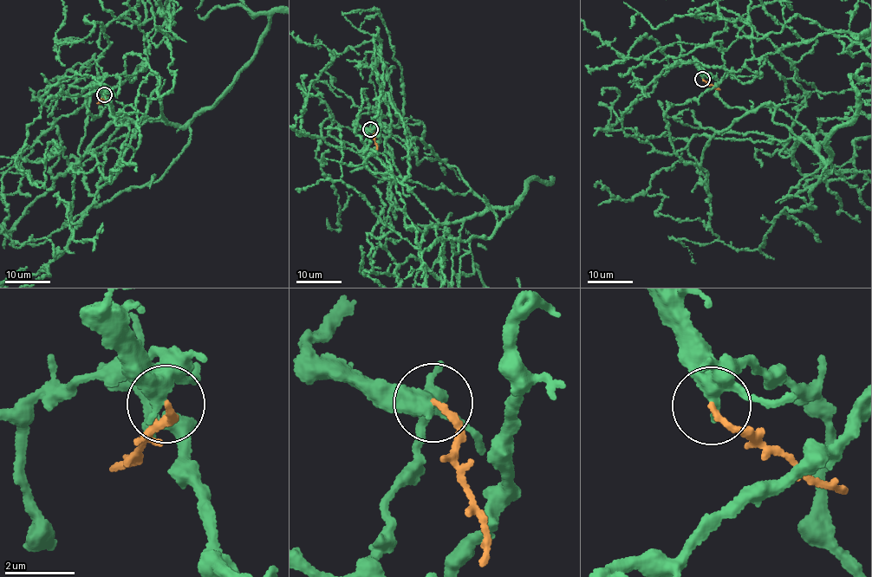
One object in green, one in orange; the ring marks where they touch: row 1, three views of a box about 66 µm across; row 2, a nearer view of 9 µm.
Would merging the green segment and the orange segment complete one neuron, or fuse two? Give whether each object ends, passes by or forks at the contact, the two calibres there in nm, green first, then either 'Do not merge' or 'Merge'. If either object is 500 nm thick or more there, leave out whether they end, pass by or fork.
At the ring green forks. At the ring orange ends. Thickness 360 nm (green) against 180 nm. Do not merge

